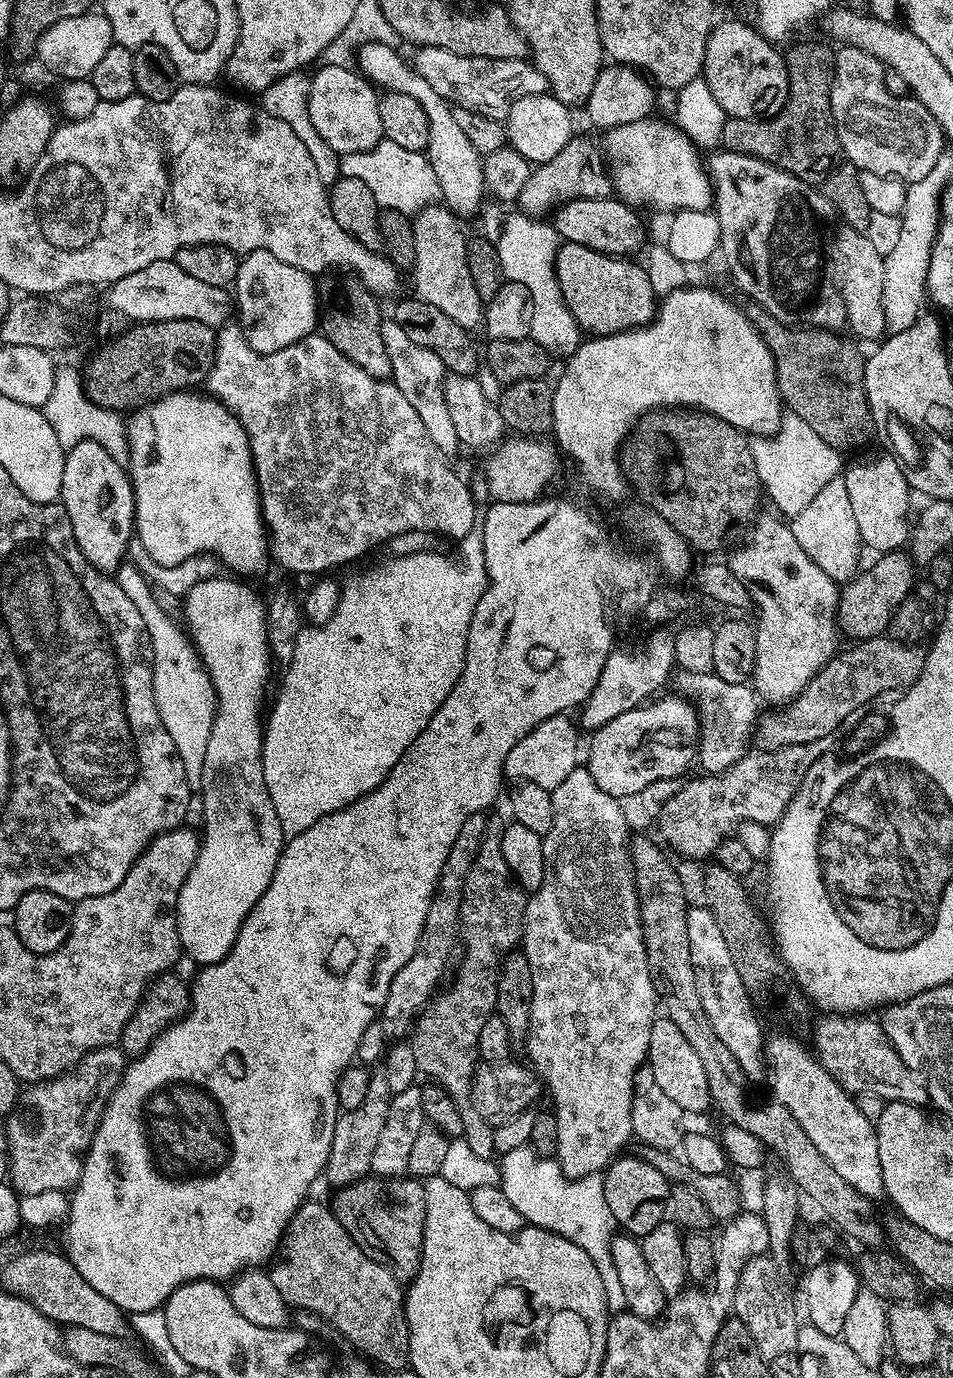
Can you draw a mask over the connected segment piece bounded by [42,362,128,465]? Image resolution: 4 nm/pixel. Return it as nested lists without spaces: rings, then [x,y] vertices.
[[[63,362],[57,363],[54,390],[51,391],[42,411],[66,450],[83,440],[98,442],[98,446],[102,446],[102,450],[106,450],[106,454],[110,454],[114,462],[127,465],[128,425],[125,417],[119,412],[90,402],[90,398],[84,393],[82,372],[79,367],[75,368],[74,365]]]

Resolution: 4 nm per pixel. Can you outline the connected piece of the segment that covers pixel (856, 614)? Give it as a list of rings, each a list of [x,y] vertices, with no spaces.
[[[907,551],[886,552],[876,559],[878,560],[874,561],[868,569],[865,570],[864,568],[859,574],[853,576],[850,582],[845,583],[840,588],[840,615],[838,619],[843,635],[847,639],[849,636],[849,641],[852,642],[869,640],[875,636],[887,633],[896,608],[914,592],[912,583],[916,580],[916,571],[918,571],[918,568]]]

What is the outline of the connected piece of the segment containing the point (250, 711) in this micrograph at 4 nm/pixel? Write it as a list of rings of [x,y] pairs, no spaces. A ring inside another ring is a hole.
[[[220,579],[198,582],[182,600],[182,613],[188,619],[187,633],[196,645],[196,651],[199,652],[200,660],[216,691],[214,730],[210,730],[210,742],[206,745],[206,759],[202,762],[200,783],[202,791],[199,793],[204,803],[204,832],[200,836],[198,858],[194,866],[190,866],[190,874],[176,903],[176,929],[180,946],[183,955],[189,956],[196,966],[217,964],[222,962],[222,958],[226,958],[226,954],[230,954],[238,938],[238,930],[242,922],[246,922],[246,914],[250,914],[258,898],[266,894],[286,843],[282,822],[278,822],[274,802],[270,802],[270,794],[264,785],[262,770],[265,725],[262,717],[266,712],[264,695],[268,692],[268,675],[274,669],[266,638],[266,604],[263,599],[256,597],[254,589],[247,588],[242,581]]]

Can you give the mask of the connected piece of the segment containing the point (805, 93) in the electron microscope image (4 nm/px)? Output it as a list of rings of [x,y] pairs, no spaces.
[[[799,44],[792,46],[797,48],[789,47],[786,52],[788,97],[784,109],[776,116],[726,122],[720,139],[727,151],[765,160],[800,180],[816,182],[832,171],[841,155],[840,139],[830,106],[836,57],[833,49],[824,44]]]

